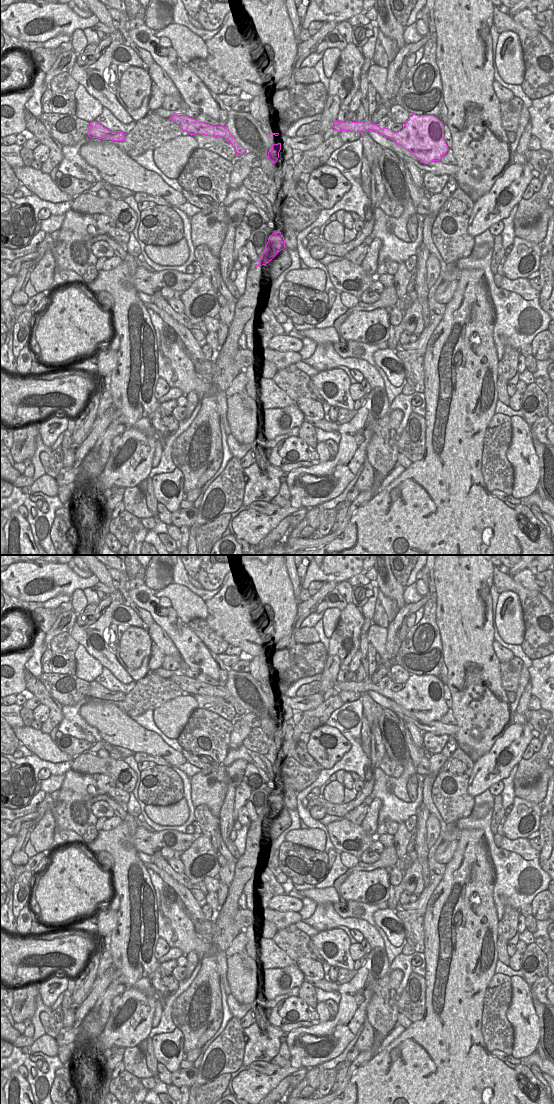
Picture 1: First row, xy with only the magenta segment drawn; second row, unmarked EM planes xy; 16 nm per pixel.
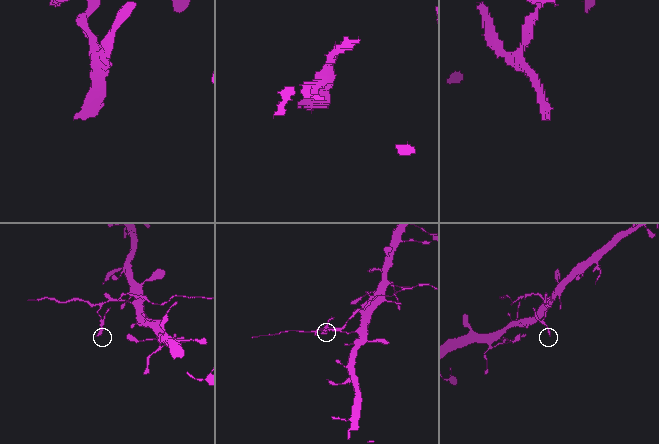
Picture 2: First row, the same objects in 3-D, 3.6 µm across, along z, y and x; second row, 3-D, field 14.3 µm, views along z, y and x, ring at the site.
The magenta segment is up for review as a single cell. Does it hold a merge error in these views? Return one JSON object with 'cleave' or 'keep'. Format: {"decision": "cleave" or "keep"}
{"decision": "cleave"}

